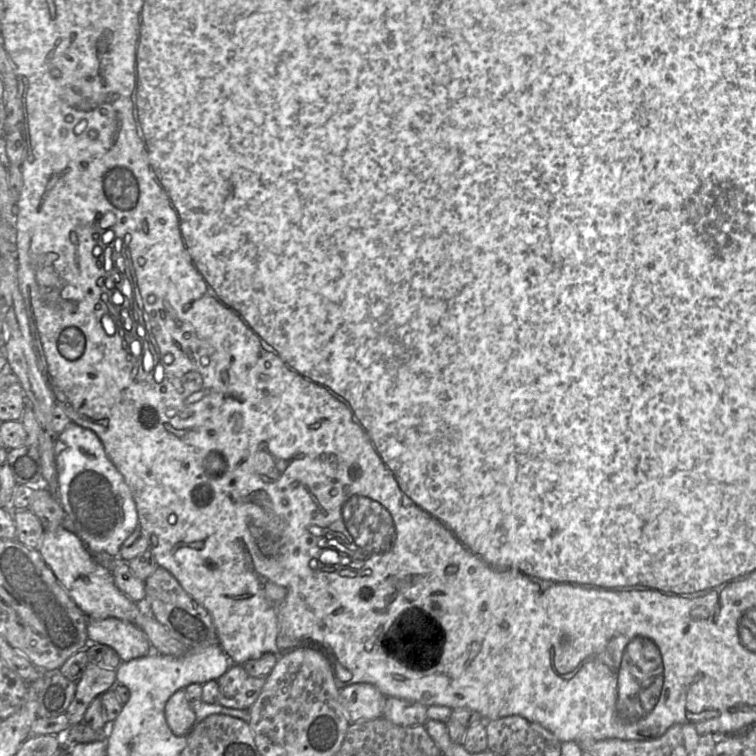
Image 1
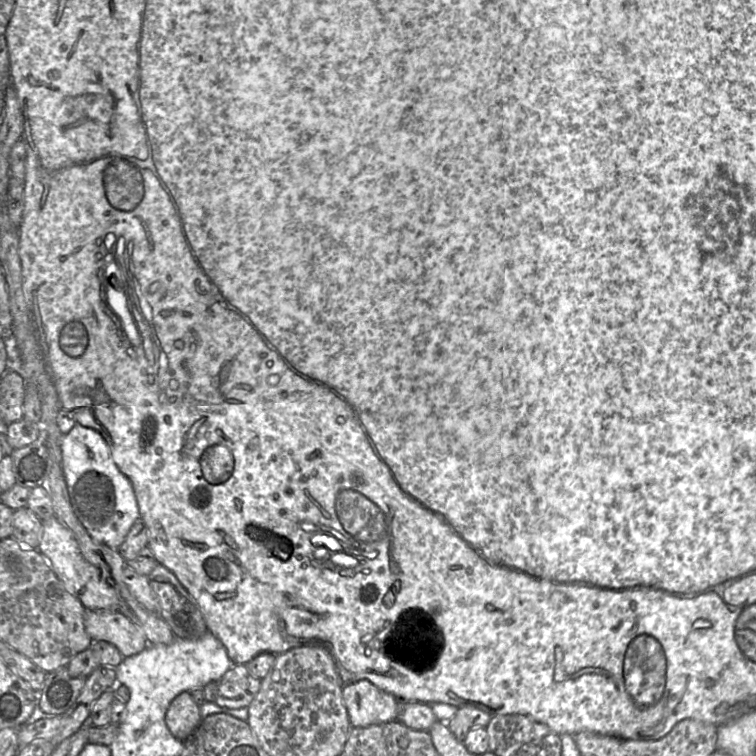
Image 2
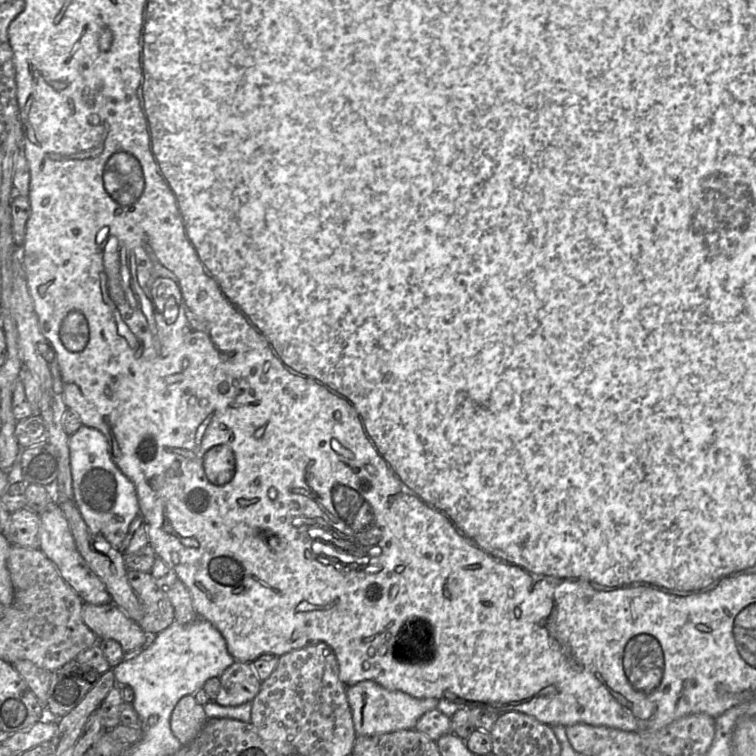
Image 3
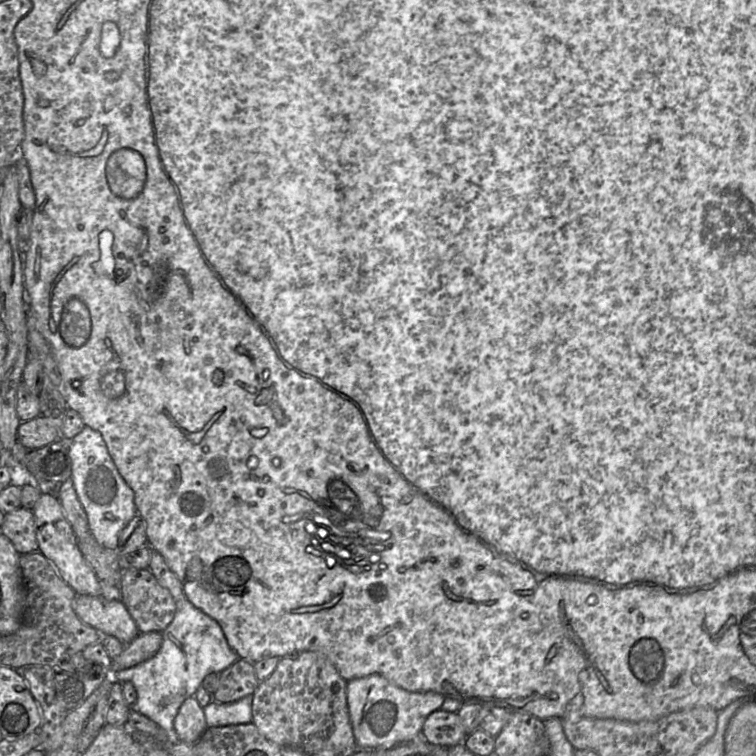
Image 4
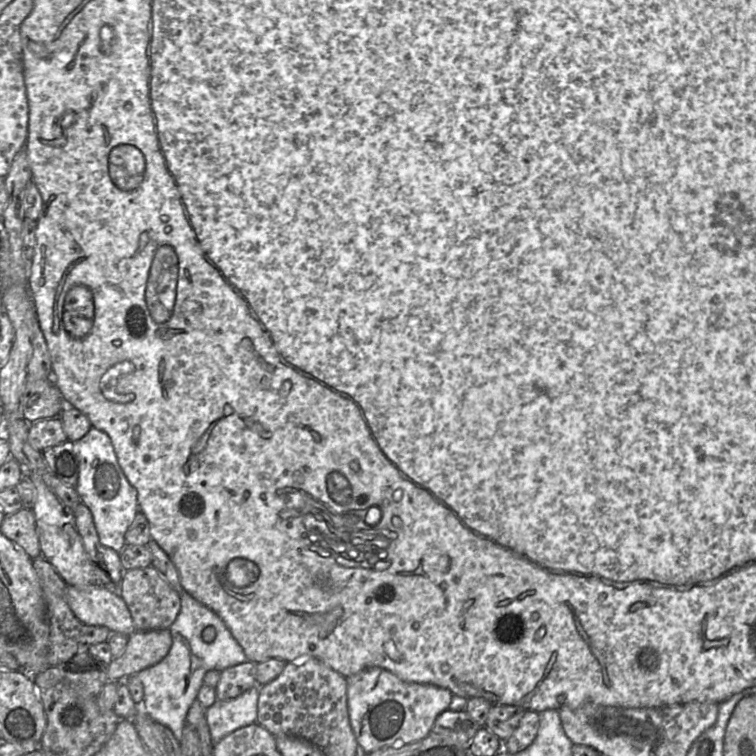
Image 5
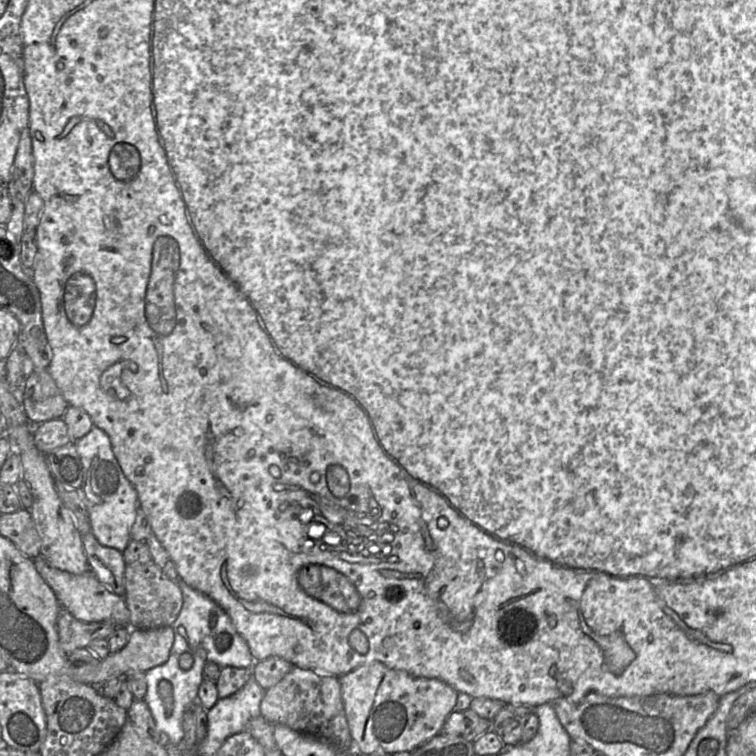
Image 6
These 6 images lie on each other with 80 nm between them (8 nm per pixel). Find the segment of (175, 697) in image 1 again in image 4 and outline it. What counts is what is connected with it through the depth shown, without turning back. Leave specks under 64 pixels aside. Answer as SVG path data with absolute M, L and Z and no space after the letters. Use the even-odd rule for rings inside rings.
M194 696L187 698L174 719L178 738L188 744L195 744L207 729L204 708Z

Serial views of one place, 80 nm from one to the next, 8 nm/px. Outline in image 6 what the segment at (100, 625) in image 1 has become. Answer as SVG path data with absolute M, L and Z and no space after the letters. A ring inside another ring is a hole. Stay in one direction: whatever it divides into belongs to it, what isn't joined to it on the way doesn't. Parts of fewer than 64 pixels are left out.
M42 557L33 560L38 573L54 591L61 606L74 618L85 623L110 622L118 627L129 626L130 612L124 597L100 583L90 570L76 575L51 567Z

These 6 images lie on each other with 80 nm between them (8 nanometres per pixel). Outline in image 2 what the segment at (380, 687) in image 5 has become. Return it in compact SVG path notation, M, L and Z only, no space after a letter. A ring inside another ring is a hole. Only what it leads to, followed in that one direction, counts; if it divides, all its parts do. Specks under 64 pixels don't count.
M368 680L344 685L342 696L353 727L367 727L397 720L401 701Z

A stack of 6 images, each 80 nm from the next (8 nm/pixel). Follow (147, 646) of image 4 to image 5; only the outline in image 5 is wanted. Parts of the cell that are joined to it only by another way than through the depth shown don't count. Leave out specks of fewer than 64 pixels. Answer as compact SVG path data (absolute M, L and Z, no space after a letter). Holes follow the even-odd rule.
M169 628L134 631L128 636L123 653L106 667L107 681L124 682L132 675L153 666L169 653L172 637Z

